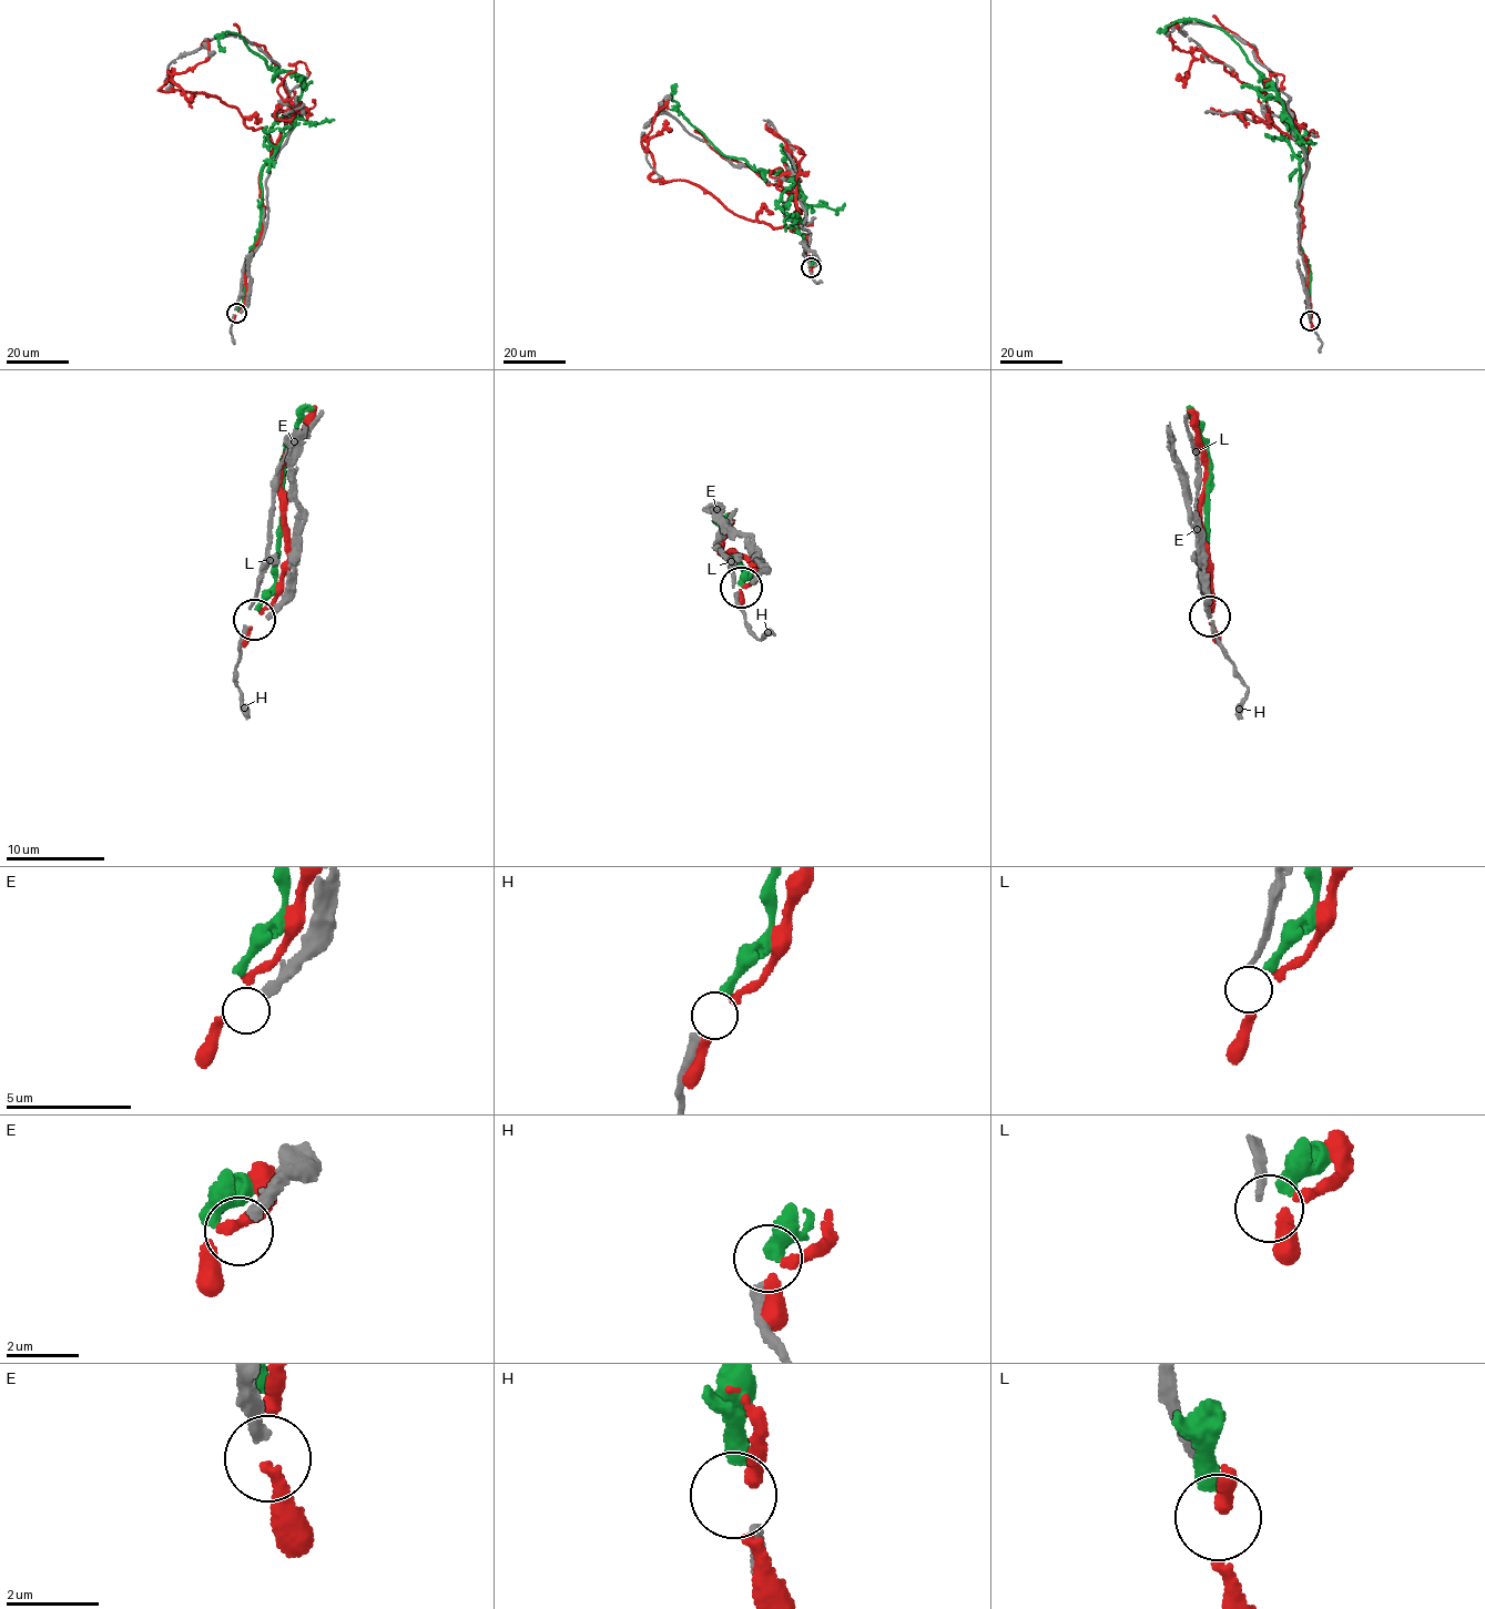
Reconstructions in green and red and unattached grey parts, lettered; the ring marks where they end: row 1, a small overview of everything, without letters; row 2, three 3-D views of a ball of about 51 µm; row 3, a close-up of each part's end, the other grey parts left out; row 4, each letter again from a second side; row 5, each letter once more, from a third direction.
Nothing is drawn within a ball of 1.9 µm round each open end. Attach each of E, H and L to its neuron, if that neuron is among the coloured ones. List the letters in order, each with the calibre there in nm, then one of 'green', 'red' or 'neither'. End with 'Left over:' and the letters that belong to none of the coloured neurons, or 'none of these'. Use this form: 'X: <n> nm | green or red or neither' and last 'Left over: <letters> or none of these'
E: 340 nm | neither
H: 280 nm | green
L: 190 nm | neither
Left over: E, L

